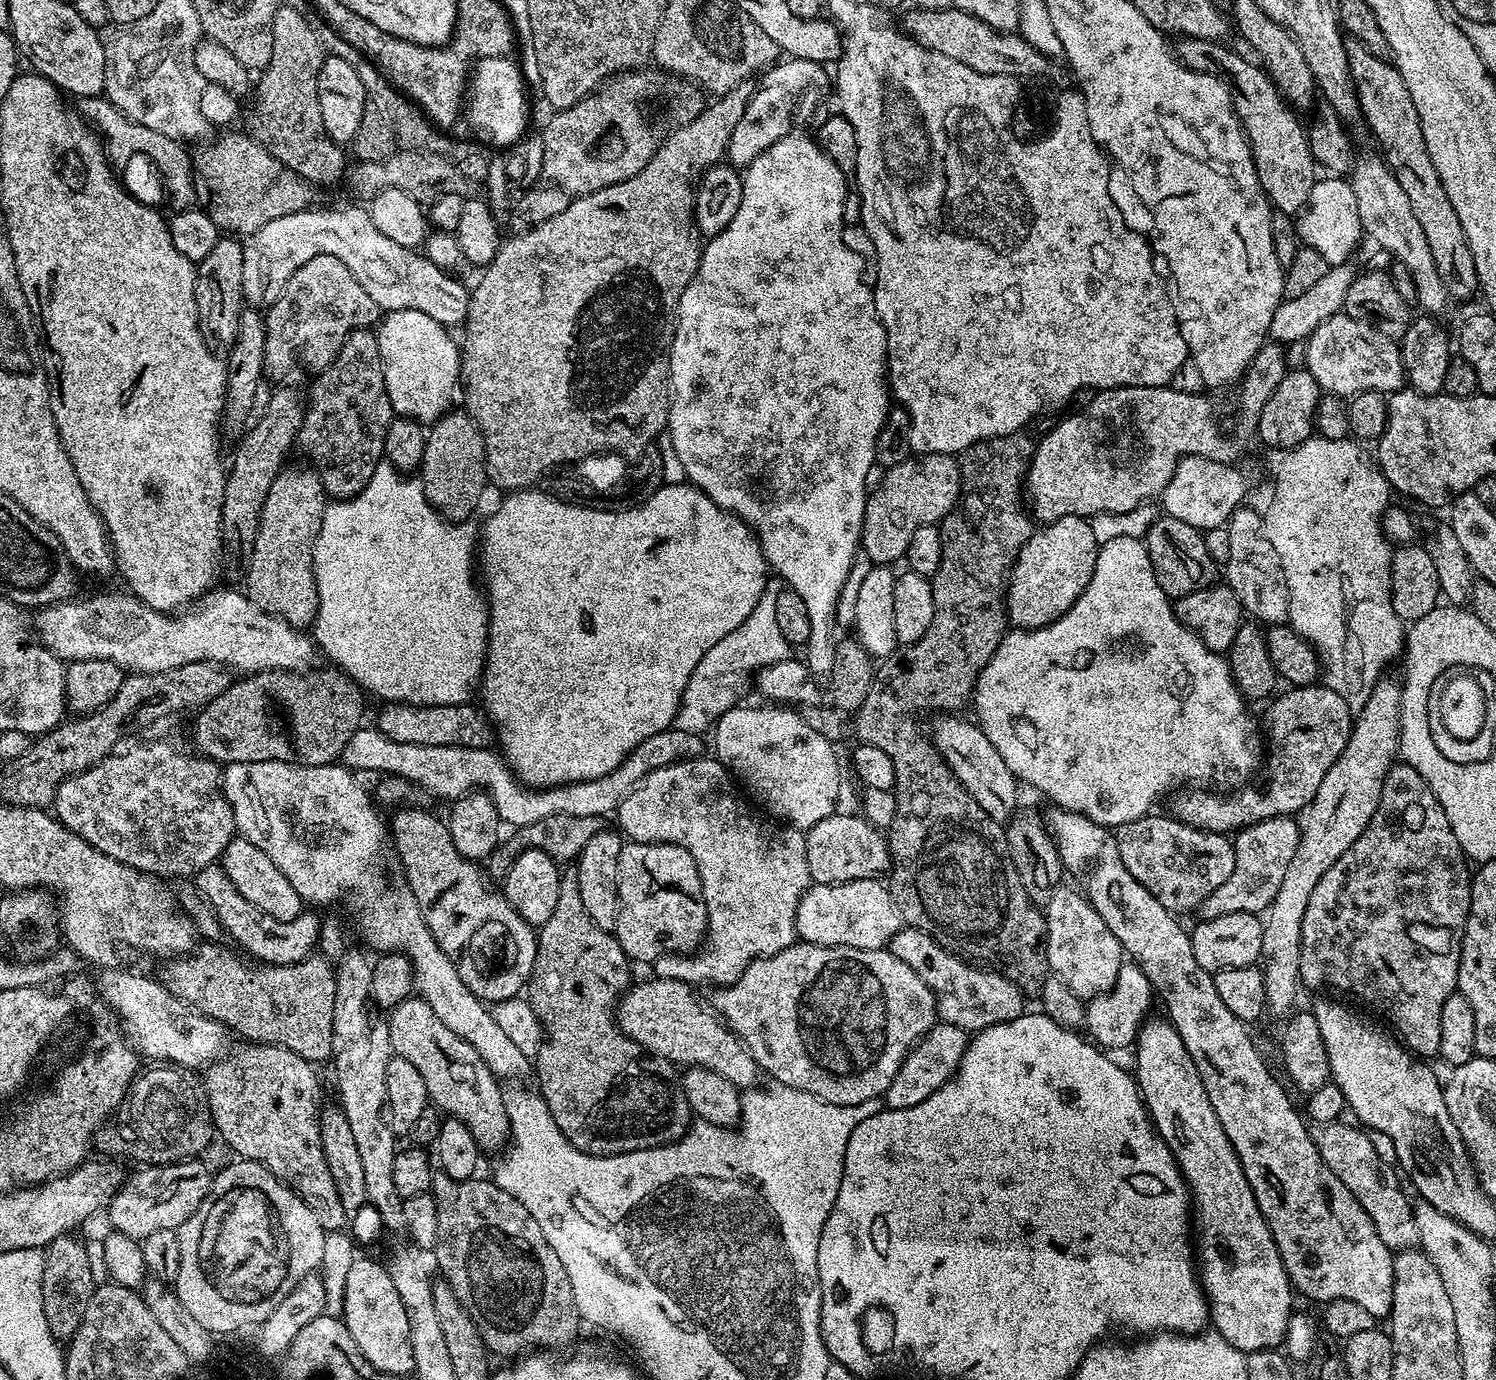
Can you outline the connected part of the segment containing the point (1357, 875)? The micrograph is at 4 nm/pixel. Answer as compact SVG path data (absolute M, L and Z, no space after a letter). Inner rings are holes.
M1397 762L1386 774L1386 782L1382 786L1382 798L1378 802L1378 810L1374 810L1374 818L1362 830L1358 842L1322 874L1318 886L1314 886L1314 894L1310 894L1310 902L1306 905L1306 914L1302 918L1302 950L1300 951L1300 983L1306 989L1324 988L1329 984L1340 992L1349 992L1368 1004L1373 1004L1380 1012L1388 1015L1390 1023L1396 1027L1395 1035L1399 1037L1409 1052L1420 1058L1435 1057L1440 1051L1442 1042L1442 1002L1450 998L1458 988L1460 945L1463 942L1464 927L1467 924L1468 911L1472 905L1472 878L1473 873L1468 872L1470 861L1464 855L1462 846L1458 844L1458 838L1454 836L1454 830L1446 818L1446 810L1438 802L1434 790L1414 770L1414 766Z

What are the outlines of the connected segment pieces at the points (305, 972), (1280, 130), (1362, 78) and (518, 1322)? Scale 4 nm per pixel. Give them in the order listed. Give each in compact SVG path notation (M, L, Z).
M204 942L186 956L169 959L165 963L168 965L158 973L158 979L174 998L198 1009L225 1029L245 1036L245 1041L277 1044L309 1062L327 1061L332 1055L332 1015L336 997L333 965L328 965L318 954L290 965L261 962L248 965L248 960L240 956L223 948L220 942Z
M1184 38L1179 44L1178 55L1187 68L1218 76L1231 89L1232 109L1248 136L1248 143L1252 145L1258 182L1262 182L1262 190L1273 209L1293 218L1300 216L1310 202L1311 191L1318 179L1318 165L1316 157L1312 155L1308 132L1300 125L1300 120L1296 117L1299 115L1292 105L1276 89L1276 84L1261 65L1248 62L1224 47L1226 45L1223 43Z
M1353 39L1347 41L1347 48L1349 68L1360 98L1362 120L1376 135L1384 151L1383 159L1398 178L1398 186L1402 186L1406 198L1410 198L1414 218L1418 218L1426 234L1430 254L1434 254L1434 266L1438 266L1438 278L1442 278L1449 297L1468 300L1477 295L1480 286L1474 254L1470 252L1470 242L1466 242L1466 230L1462 230L1462 222L1458 222L1458 213L1446 195L1446 186L1442 186L1442 178L1438 178L1438 170L1434 170L1430 150L1426 150L1426 138L1422 138L1422 122L1418 122L1414 98L1410 98L1410 90L1406 90L1406 82L1395 63L1370 54L1366 46Z
M443 1174L432 1177L430 1194L436 1200L438 1210L434 1255L439 1275L447 1280L478 1326L489 1353L516 1358L529 1350L563 1349L560 1348L563 1344L575 1338L582 1317L576 1310L570 1280L562 1270L562 1262L558 1262L558 1256L550 1250L546 1238L542 1238L542 1230L538 1230L538 1222L530 1218L530 1210L491 1179L480 1179L455 1180Z

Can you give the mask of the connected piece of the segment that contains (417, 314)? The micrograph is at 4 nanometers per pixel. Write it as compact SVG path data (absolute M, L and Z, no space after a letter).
M402 310L387 313L377 329L379 354L383 362L386 392L390 397L393 413L403 419L417 420L428 426L441 419L453 407L452 398L458 392L461 374L459 345L448 334L449 329L418 310Z

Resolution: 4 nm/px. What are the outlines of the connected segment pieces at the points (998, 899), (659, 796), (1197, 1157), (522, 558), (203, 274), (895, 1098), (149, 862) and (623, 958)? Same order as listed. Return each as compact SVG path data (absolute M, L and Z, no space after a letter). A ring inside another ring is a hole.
M1021 430L995 436L970 446L959 457L962 495L958 507L939 525L940 536L945 540L942 562L935 576L931 577L934 622L930 622L930 630L926 630L918 642L893 652L881 663L884 665L879 665L874 687L850 721L859 743L873 744L886 750L894 762L896 816L891 828L887 829L886 839L892 855L890 891L901 921L909 928L920 928L930 934L934 942L961 960L983 962L991 971L1001 972L1020 988L1025 997L1032 998L1042 990L1050 975L1045 913L1028 897L1022 878L1018 878L1018 870L1008 849L1005 825L990 818L990 814L974 802L950 766L944 763L935 744L925 733L924 736L920 733L920 724L916 721L919 712L959 713L960 707L973 699L981 668L988 665L1009 631L1006 581L1020 547L1034 531L1033 517L1024 513L1026 477L1034 451L1034 440L1028 434Z
M715 758L680 760L648 772L640 784L620 799L620 806L614 813L614 820L620 823L619 831L629 841L682 846L682 850L694 858L694 866L698 866L698 878L702 882L702 894L710 917L712 948L705 947L695 954L658 957L654 968L655 975L661 980L683 980L693 986L699 986L703 980L713 980L713 985L727 986L736 983L750 962L778 954L797 943L798 902L812 884L810 870L806 866L805 833L799 828L781 826L771 819L768 821L755 816L732 783L734 780L728 769Z
M1149 1018L1144 1021L1136 1036L1134 1051L1134 1079L1144 1097L1144 1106L1148 1110L1152 1126L1172 1151L1180 1173L1184 1175L1184 1183L1188 1185L1190 1212L1194 1217L1194 1252L1198 1257L1198 1279L1208 1297L1211 1327L1220 1332L1226 1342L1245 1354L1263 1348L1279 1349L1284 1342L1287 1324L1294 1313L1292 1280L1286 1274L1284 1263L1278 1254L1278 1246L1270 1234L1270 1226L1262 1210L1258 1210L1254 1190L1250 1190L1250 1182L1246 1182L1242 1162L1238 1162L1238 1154L1234 1154L1234 1146L1230 1146L1230 1138L1226 1138L1226 1130L1222 1130L1222 1122L1218 1122L1214 1106L1210 1106L1210 1094L1206 1094L1206 1086L1202 1086L1198 1066L1194 1066L1194 1058L1190 1058L1190 1050L1186 1050L1182 1034L1178 1034L1176 1027L1166 1018Z
M688 482L664 484L654 495L647 497L641 508L628 508L625 512L603 512L600 508L583 508L582 505L572 504L573 502L568 500L558 500L547 491L544 491L545 493L536 491L540 490L508 492L505 495L505 500L493 510L492 517L485 522L484 528L482 524L482 535L478 540L478 572L482 577L482 588L488 601L488 654L484 662L484 675L480 677L478 685L478 696L484 699L483 711L494 729L494 736L498 744L500 740L501 749L499 748L499 751L508 767L520 779L521 784L539 790L541 788L557 788L560 784L573 784L583 780L602 778L606 774L610 774L610 770L618 767L639 744L646 742L646 738L673 727L676 723L678 706L682 702L682 694L686 690L686 682L690 682L690 674L694 674L698 662L702 662L702 658L706 654L706 650L710 650L710 646L722 642L722 638L726 638L726 634L730 634L730 630L738 630L738 626L742 626L742 622L746 622L746 618L750 618L750 612L754 610L754 606L758 606L758 598L762 598L765 588L769 587L770 565L768 559L764 557L760 543L756 541L752 529L733 512L719 508L703 490Z
M222 238L198 261L196 273L196 313L200 331L213 341L221 340L224 346L231 345L239 332L239 318L246 307L242 290L242 254L244 245L236 238Z
M943 1022L933 1024L932 1029L919 1040L902 1062L898 1074L890 1082L882 1097L883 1103L894 1110L906 1110L910 1106L918 1106L918 1102L926 1102L934 1090L938 1090L947 1080L956 1075L958 1066L968 1049L970 1036L958 1026L950 1026Z
M152 740L148 748L140 744L119 752L60 783L62 796L76 803L74 830L78 835L93 841L113 840L106 848L110 858L157 878L192 878L206 866L217 863L223 857L224 847L234 838L232 810L221 787L221 765L203 754L191 756L168 740Z
M568 870L561 875L560 885L558 886L558 903L554 905L550 918L546 918L546 922L539 925L536 946L537 954L534 958L531 977L526 984L526 999L534 1010L534 1014L538 1014L540 1024L544 1028L544 1040L540 1044L540 1053L534 1058L534 1076L536 1072L536 1080L540 1083L539 1095L543 1096L548 1107L548 1113L554 1118L558 1130L562 1130L562 1134L576 1149L591 1156L617 1156L634 1150L661 1148L663 1144L673 1144L675 1140L681 1140L693 1123L694 1117L692 1107L688 1104L688 1099L684 1093L681 1077L678 1075L677 1065L645 1052L642 1046L638 1046L638 1042L631 1040L617 1026L614 1009L621 995L627 992L630 987L630 979L628 980L629 958L622 950L622 946L616 940L615 935L601 930L586 914L586 906L582 906L582 898L578 894L578 878L575 871Z

